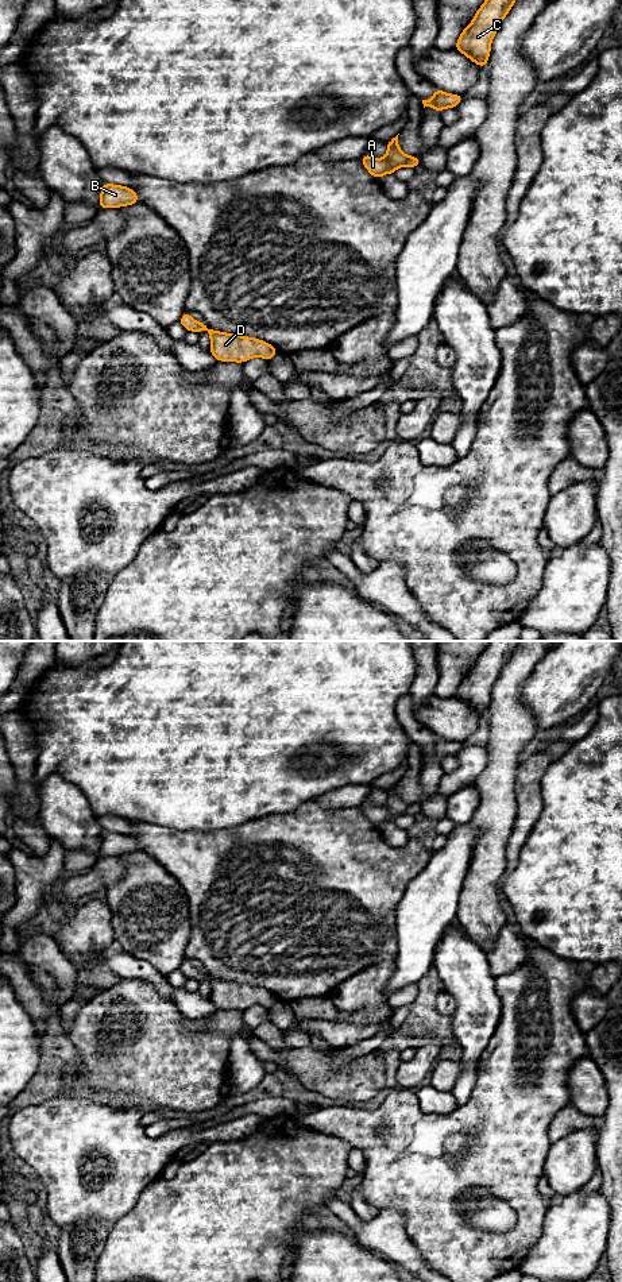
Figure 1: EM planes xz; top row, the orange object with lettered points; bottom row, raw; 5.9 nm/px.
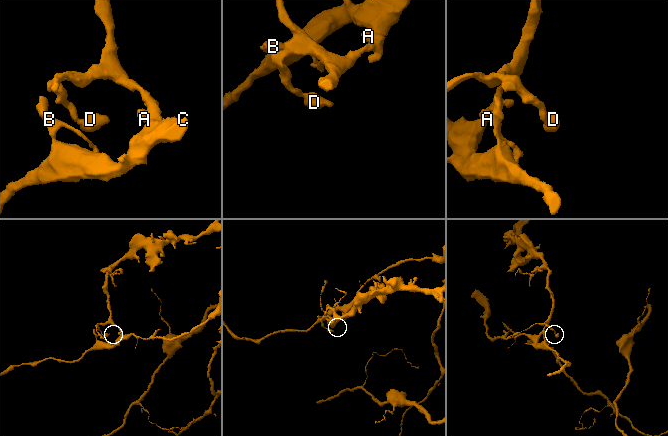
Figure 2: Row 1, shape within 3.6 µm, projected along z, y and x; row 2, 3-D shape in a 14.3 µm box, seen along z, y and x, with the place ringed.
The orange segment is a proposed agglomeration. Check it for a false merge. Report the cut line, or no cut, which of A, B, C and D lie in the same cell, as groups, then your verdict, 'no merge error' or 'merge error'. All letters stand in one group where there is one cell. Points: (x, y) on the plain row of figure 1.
cut xz (383, 806), (397, 815); groups A D / B C; merge error

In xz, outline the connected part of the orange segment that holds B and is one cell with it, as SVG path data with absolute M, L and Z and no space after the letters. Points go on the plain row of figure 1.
M103 831L98 857L121 856L134 852L139 852L139 843L130 834Z

